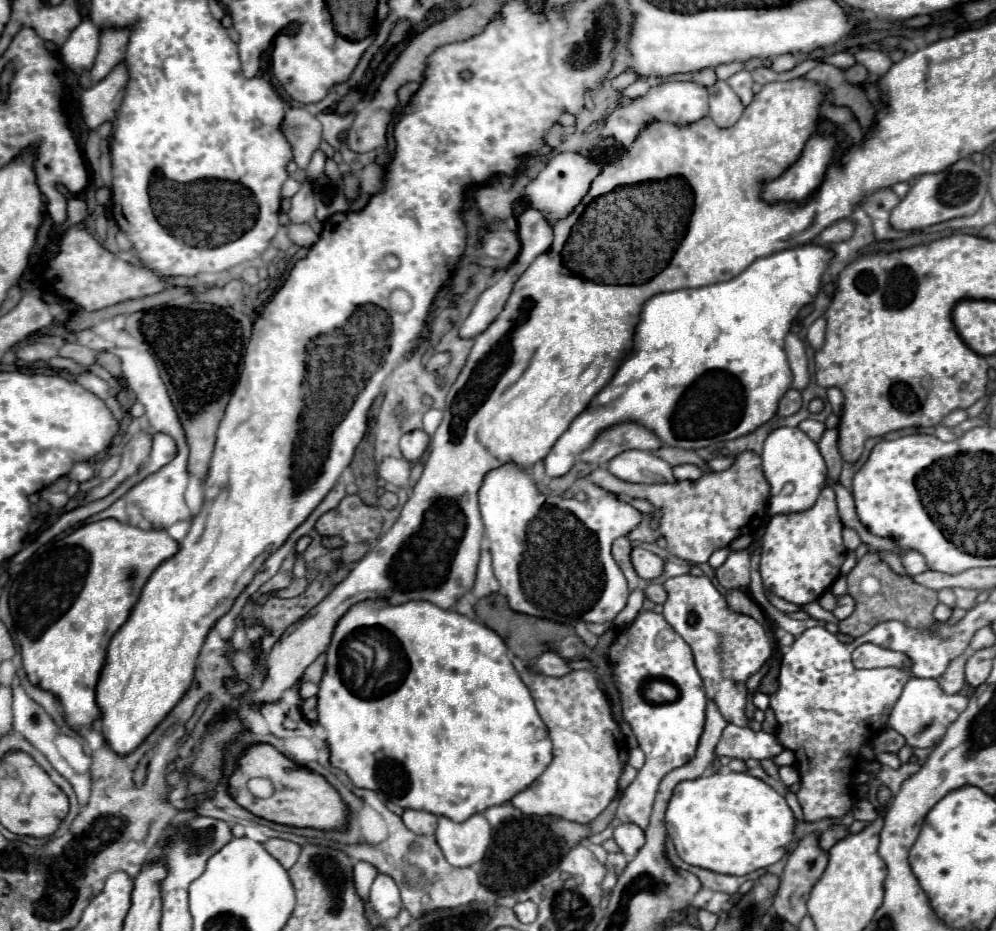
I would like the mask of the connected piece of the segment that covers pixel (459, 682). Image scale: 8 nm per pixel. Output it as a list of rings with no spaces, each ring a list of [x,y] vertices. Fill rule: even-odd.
[[[364,600],[354,604],[336,624],[326,650],[324,676],[318,684],[318,722],[326,730],[330,748],[330,764],[348,774],[358,788],[378,792],[376,764],[384,758],[396,760],[404,766],[410,782],[402,788],[402,796],[388,796],[394,804],[412,810],[426,810],[436,816],[446,816],[454,822],[468,820],[472,814],[508,802],[514,794],[530,786],[552,760],[552,742],[548,728],[540,720],[530,690],[514,670],[513,659],[502,638],[458,614],[444,610],[426,600],[410,600],[406,604],[386,604],[386,600]],[[382,626],[390,630],[402,644],[408,656],[408,670],[390,674],[392,686],[382,688],[382,698],[362,700],[348,692],[338,676],[336,650],[340,642],[356,628]]]

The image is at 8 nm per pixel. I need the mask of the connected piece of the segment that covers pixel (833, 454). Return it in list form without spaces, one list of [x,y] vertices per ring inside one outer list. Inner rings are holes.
[[[828,430],[828,438],[820,438],[818,448],[820,448],[820,454],[822,454],[826,466],[828,466],[828,474],[832,476],[832,480],[838,480],[840,466],[842,466],[842,458],[838,452],[838,432]]]

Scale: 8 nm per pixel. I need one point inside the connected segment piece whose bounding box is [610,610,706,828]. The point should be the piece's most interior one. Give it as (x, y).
(649, 649)

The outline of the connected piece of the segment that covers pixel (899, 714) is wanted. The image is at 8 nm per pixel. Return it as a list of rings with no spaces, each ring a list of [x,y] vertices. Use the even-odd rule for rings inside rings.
[[[912,678],[904,686],[904,692],[898,698],[898,702],[894,704],[892,714],[888,718],[888,726],[894,728],[898,734],[902,734],[906,738],[908,746],[912,746],[912,748],[932,748],[942,740],[948,724],[958,718],[958,714],[966,708],[966,704],[968,704],[966,696],[942,692],[942,688],[936,680]]]

